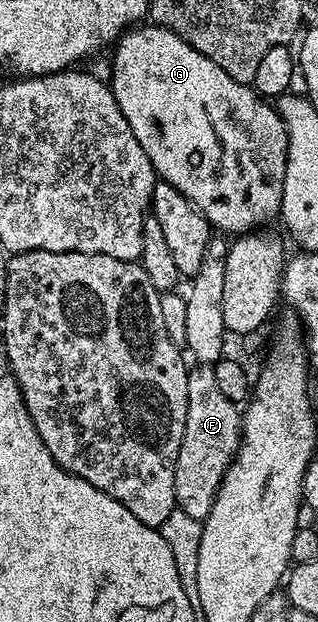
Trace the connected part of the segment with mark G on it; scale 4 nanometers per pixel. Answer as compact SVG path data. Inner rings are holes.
M158 26L143 27L132 27L124 32L114 45L113 53L115 52L115 56L113 55L113 67L109 83L111 93L117 98L117 104L121 106L121 112L125 114L133 134L137 134L137 142L141 142L141 150L145 150L145 154L149 154L149 162L153 162L156 177L162 183L181 190L181 194L185 194L185 198L189 198L189 202L193 202L193 206L197 206L197 210L201 210L201 214L205 214L205 218L211 223L212 229L218 230L220 233L250 234L267 226L263 224L271 224L274 220L276 223L280 219L279 207L283 193L285 166L287 165L287 131L285 130L285 122L279 117L278 111L272 105L270 108L267 105L270 103L259 95L253 87L241 82L233 82L233 78L229 78L229 74L225 74L225 70L221 70L221 66L217 66L217 62L213 62L209 58L205 58L205 54L193 50L193 46L189 46L189 42L177 38L177 34Z

